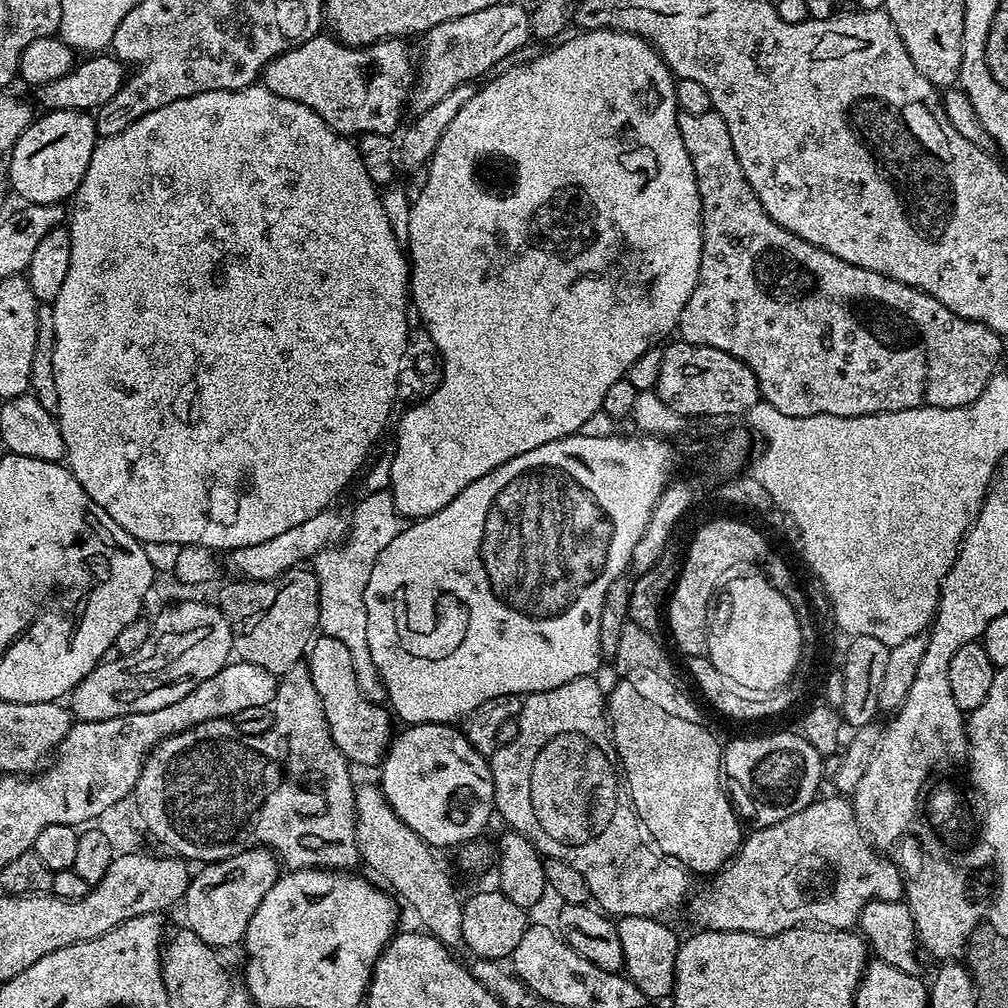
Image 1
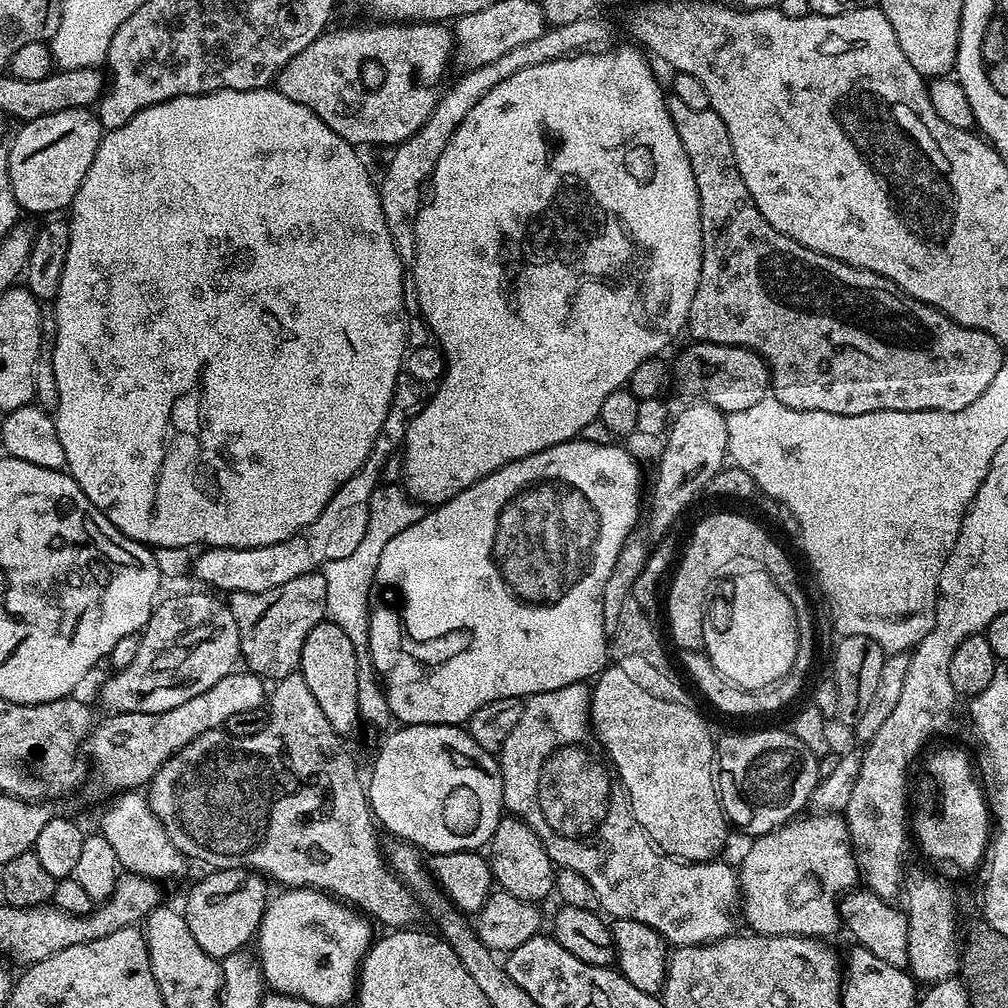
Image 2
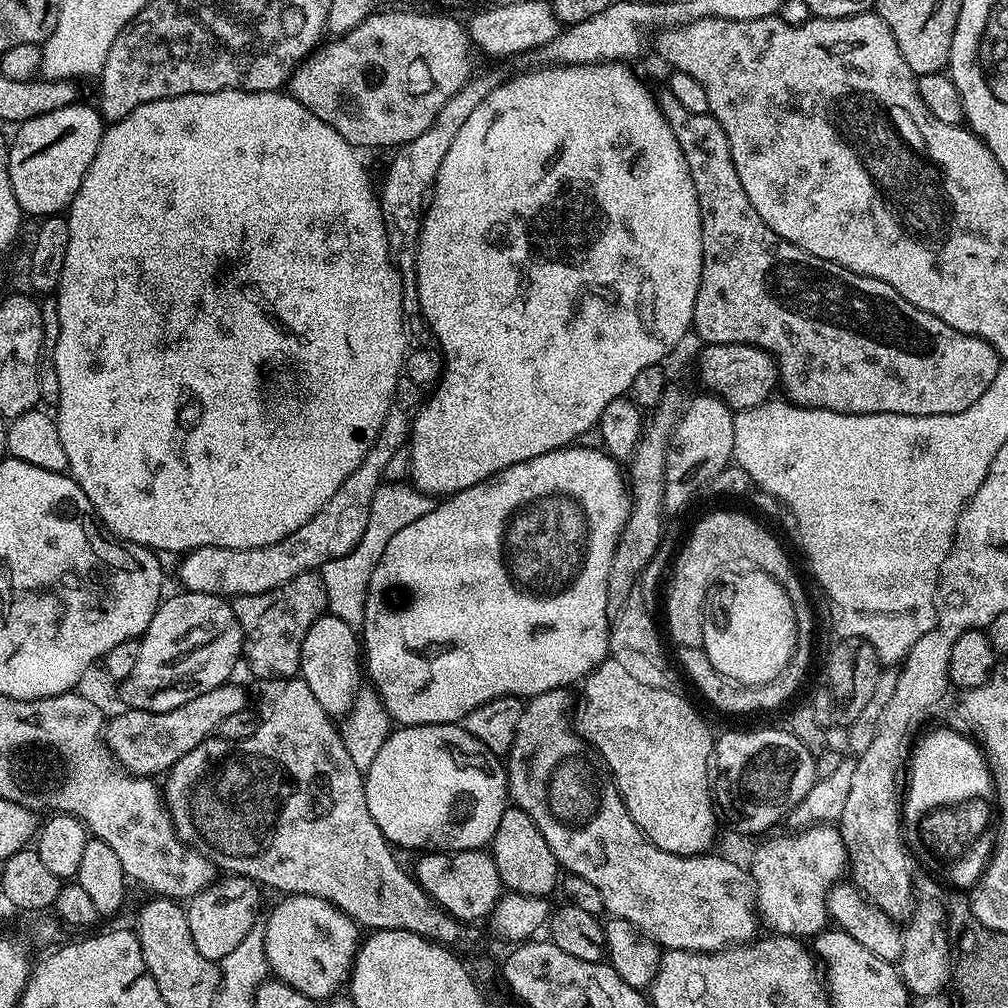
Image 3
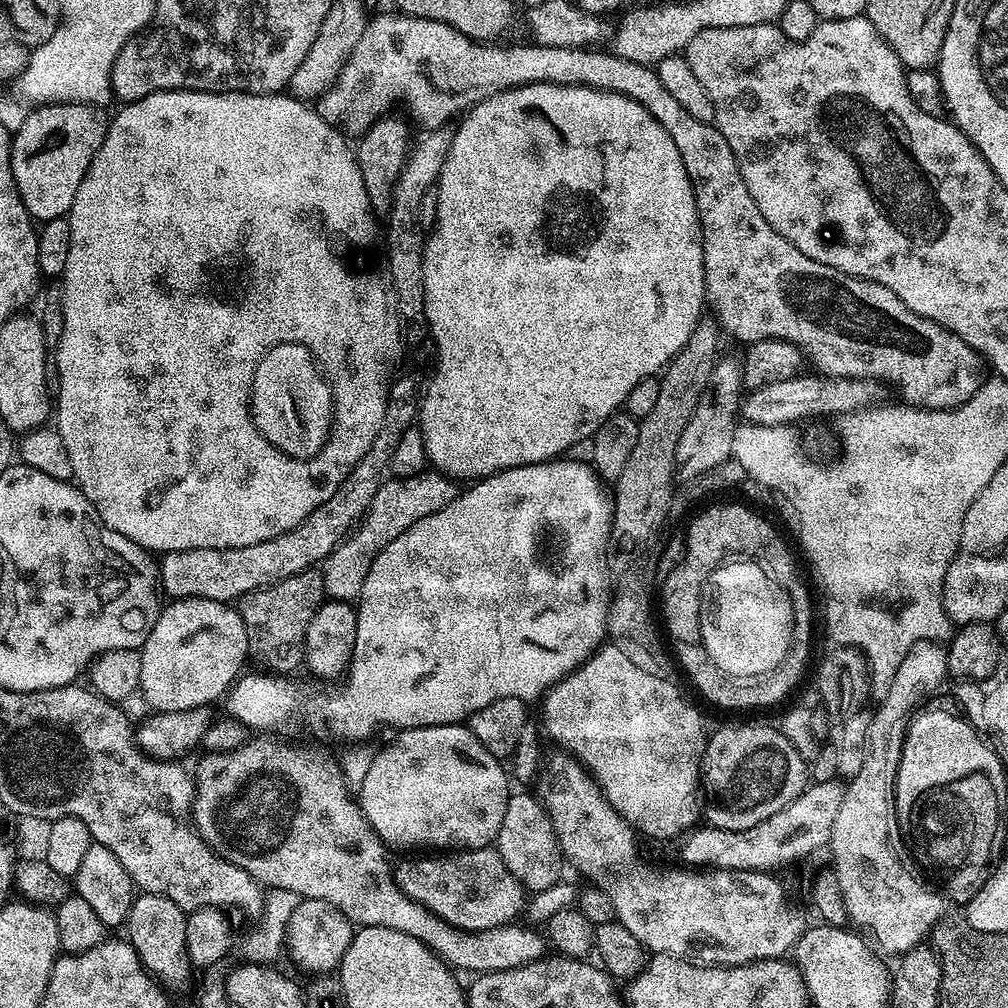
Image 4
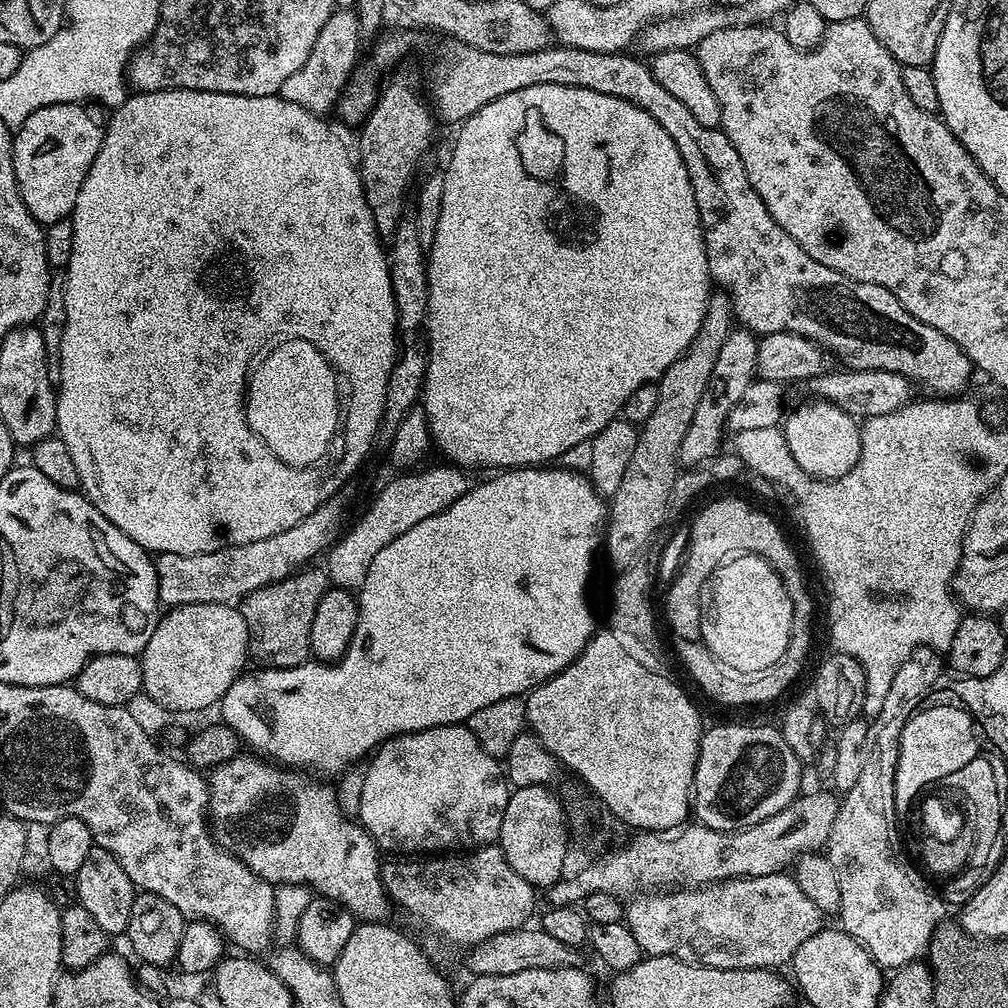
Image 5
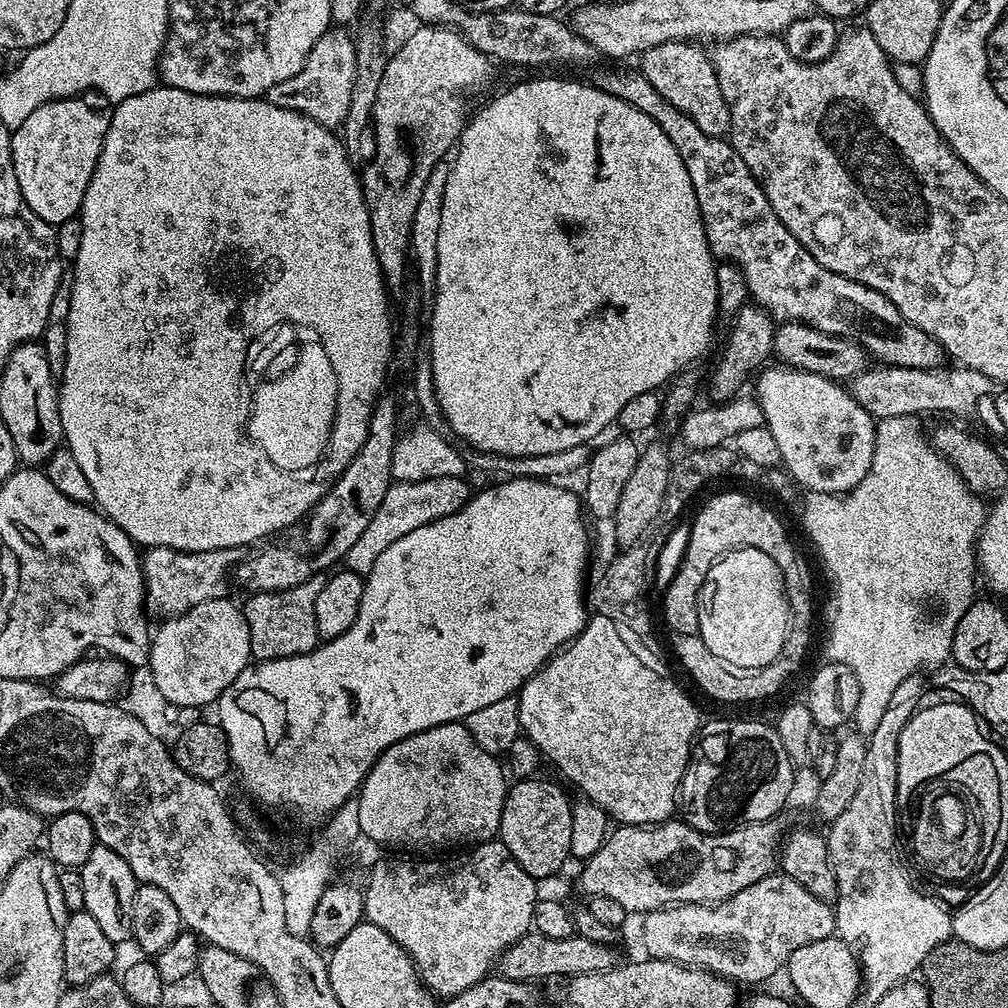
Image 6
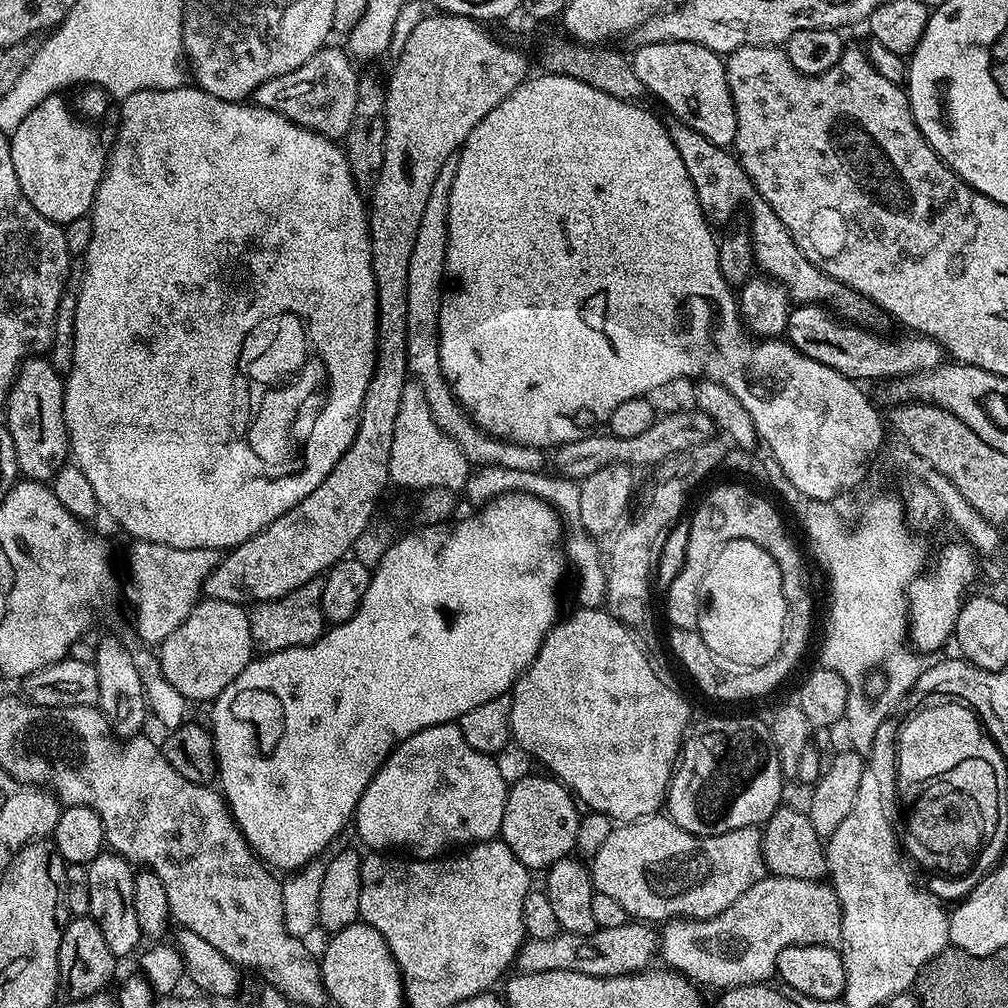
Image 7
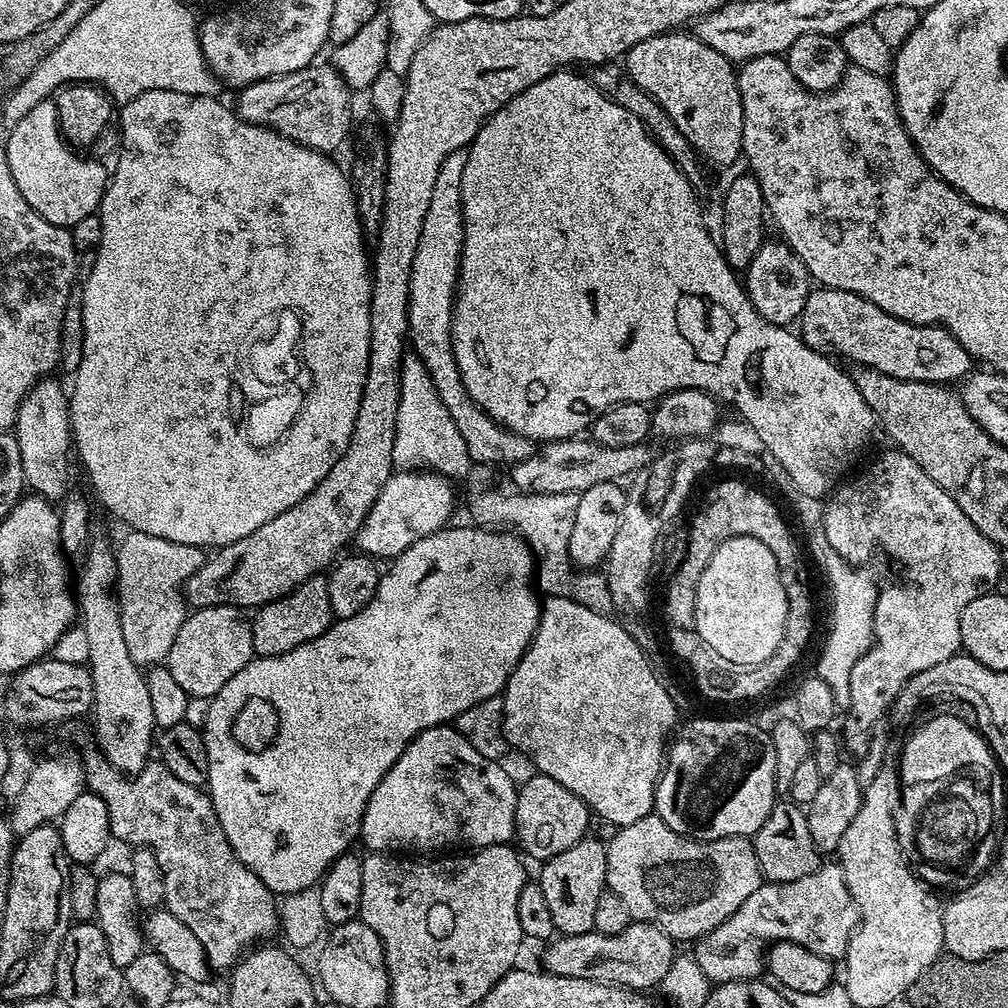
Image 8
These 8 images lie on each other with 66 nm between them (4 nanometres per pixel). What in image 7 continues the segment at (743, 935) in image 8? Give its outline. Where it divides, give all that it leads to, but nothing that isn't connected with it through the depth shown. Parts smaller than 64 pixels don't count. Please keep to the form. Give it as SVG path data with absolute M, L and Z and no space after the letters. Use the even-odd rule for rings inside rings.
M768 874L714 918L667 921L658 936L658 952L669 969L697 985L727 990L771 981L782 950L803 944L835 945L841 926L838 894L831 883Z

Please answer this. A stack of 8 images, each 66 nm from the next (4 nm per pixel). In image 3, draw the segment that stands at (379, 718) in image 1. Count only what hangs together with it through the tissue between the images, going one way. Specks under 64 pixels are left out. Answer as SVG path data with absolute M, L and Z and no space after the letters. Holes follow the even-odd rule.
M319 616L310 630L306 630L306 638L302 638L299 675L306 686L310 686L314 698L318 698L322 710L330 714L347 714L362 684L362 644L357 629L346 626L346 622L337 616Z

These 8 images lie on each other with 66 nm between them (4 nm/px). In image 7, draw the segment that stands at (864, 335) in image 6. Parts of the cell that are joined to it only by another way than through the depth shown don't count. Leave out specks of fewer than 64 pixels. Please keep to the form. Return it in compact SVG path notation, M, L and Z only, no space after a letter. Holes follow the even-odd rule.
M669 119L666 127L674 146L678 146L678 154L682 154L682 162L686 162L686 174L690 174L690 182L694 182L694 190L698 194L698 202L704 211L704 217L710 222L728 220L740 204L748 204L748 225L746 231L752 238L752 254L756 259L756 268L765 276L780 281L788 290L788 295L796 304L819 304L835 310L843 319L872 330L880 330L886 321L886 314L870 298L850 290L842 282L830 278L794 242L790 230L782 226L778 214L770 210L765 200L760 199L751 178L740 165L740 161L728 148L720 148L710 138L702 138L698 130L690 130L682 121Z

